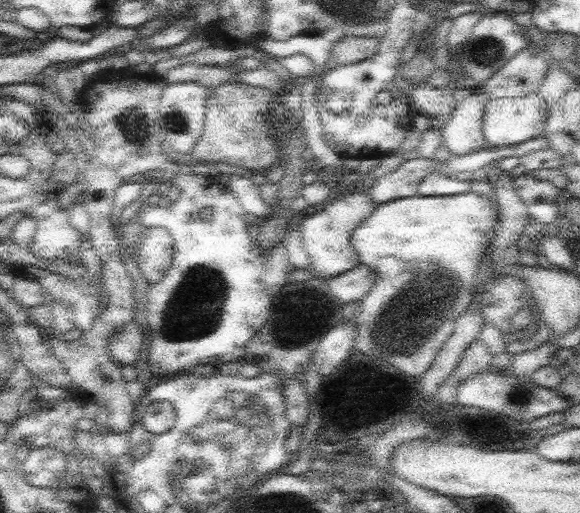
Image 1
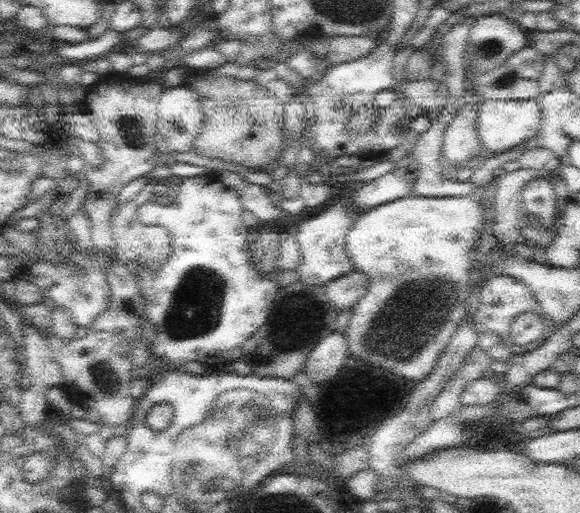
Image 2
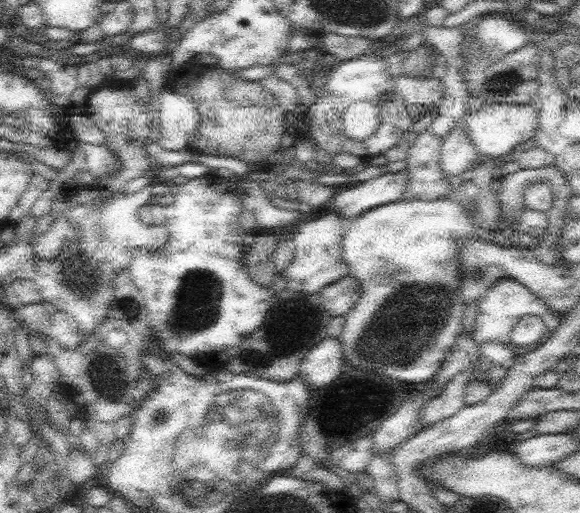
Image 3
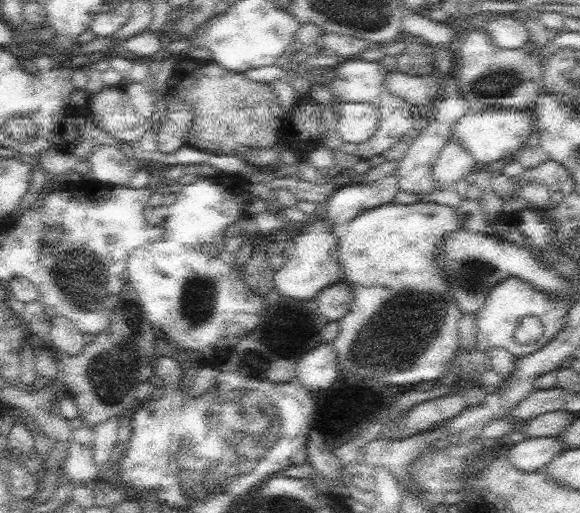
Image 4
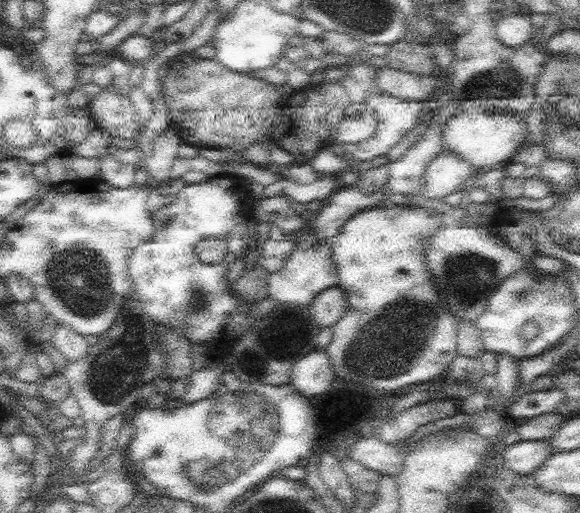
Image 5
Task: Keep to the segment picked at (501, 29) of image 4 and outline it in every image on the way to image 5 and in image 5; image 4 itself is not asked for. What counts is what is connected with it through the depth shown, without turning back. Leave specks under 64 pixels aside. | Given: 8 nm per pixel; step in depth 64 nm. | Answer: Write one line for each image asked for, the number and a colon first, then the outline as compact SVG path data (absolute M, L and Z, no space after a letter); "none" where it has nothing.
5: M523 12L523 14L501 14L501 16L497 16L495 28L497 28L497 38L505 46L513 46L513 48L523 46L535 34L529 12Z

